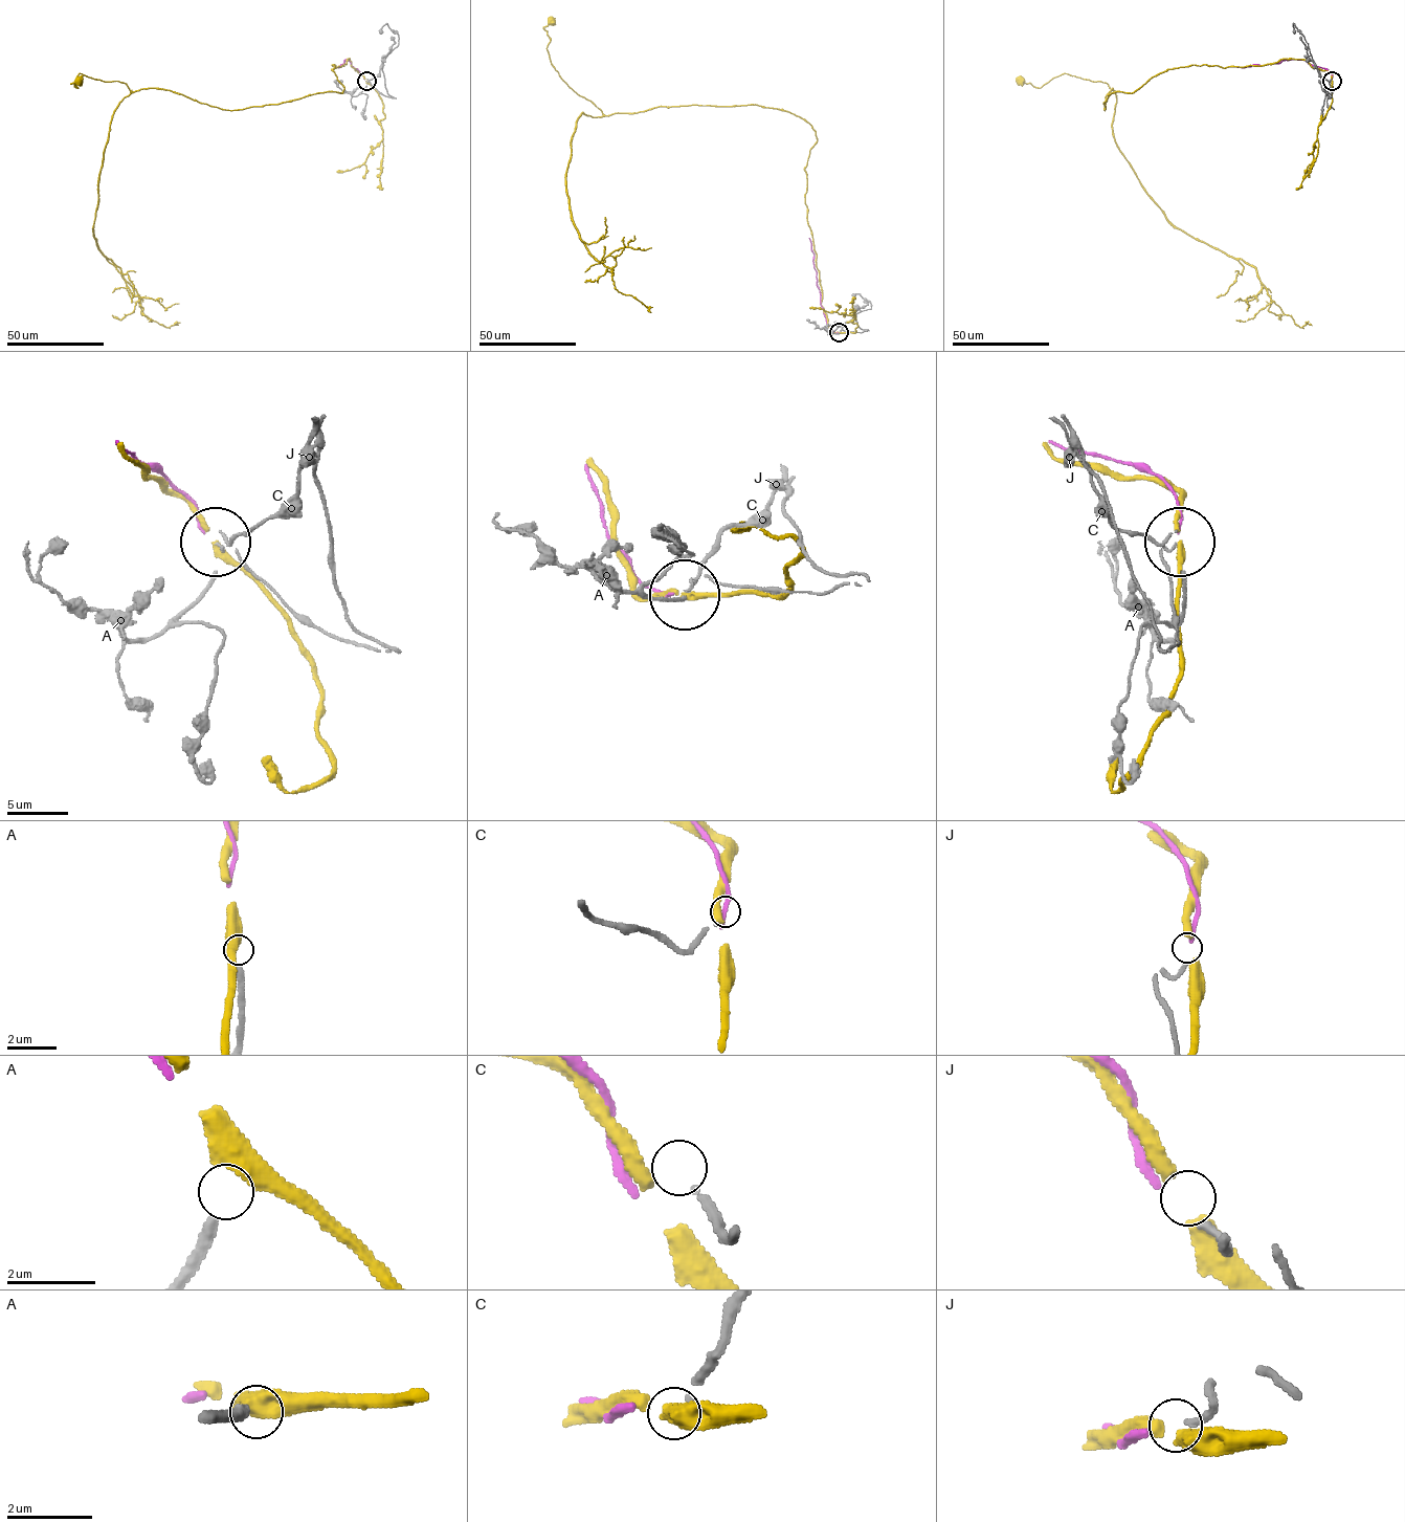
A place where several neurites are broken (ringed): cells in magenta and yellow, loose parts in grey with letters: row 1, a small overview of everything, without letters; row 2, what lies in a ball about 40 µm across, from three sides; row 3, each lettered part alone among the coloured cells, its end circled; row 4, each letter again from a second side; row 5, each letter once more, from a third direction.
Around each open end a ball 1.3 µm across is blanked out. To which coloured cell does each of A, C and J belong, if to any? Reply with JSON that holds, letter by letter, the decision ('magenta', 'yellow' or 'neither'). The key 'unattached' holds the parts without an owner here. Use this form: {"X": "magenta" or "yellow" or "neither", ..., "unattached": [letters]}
{"A": "yellow", "C": "neither", "J": "magenta", "unattached": ["C"]}

